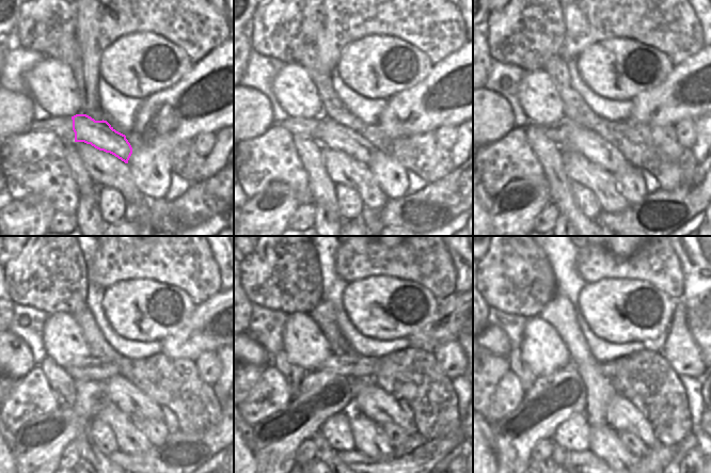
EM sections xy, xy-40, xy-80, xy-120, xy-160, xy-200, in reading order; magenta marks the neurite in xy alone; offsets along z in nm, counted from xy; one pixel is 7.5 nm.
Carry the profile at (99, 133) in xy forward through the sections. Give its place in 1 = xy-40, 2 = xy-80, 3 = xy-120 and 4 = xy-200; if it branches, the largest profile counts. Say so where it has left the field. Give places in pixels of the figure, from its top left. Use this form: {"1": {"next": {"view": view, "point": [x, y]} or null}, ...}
{"1": {"next": {"view": "xy-40", "point": [334, 136]}}, "2": {"next": {"view": "xy-80", "point": [600, 152]}}, "3": {"next": {"view": "xy-120", "point": [127, 397]}}, "4": {"next": {"view": "xy-200", "point": [621, 414]}}}

